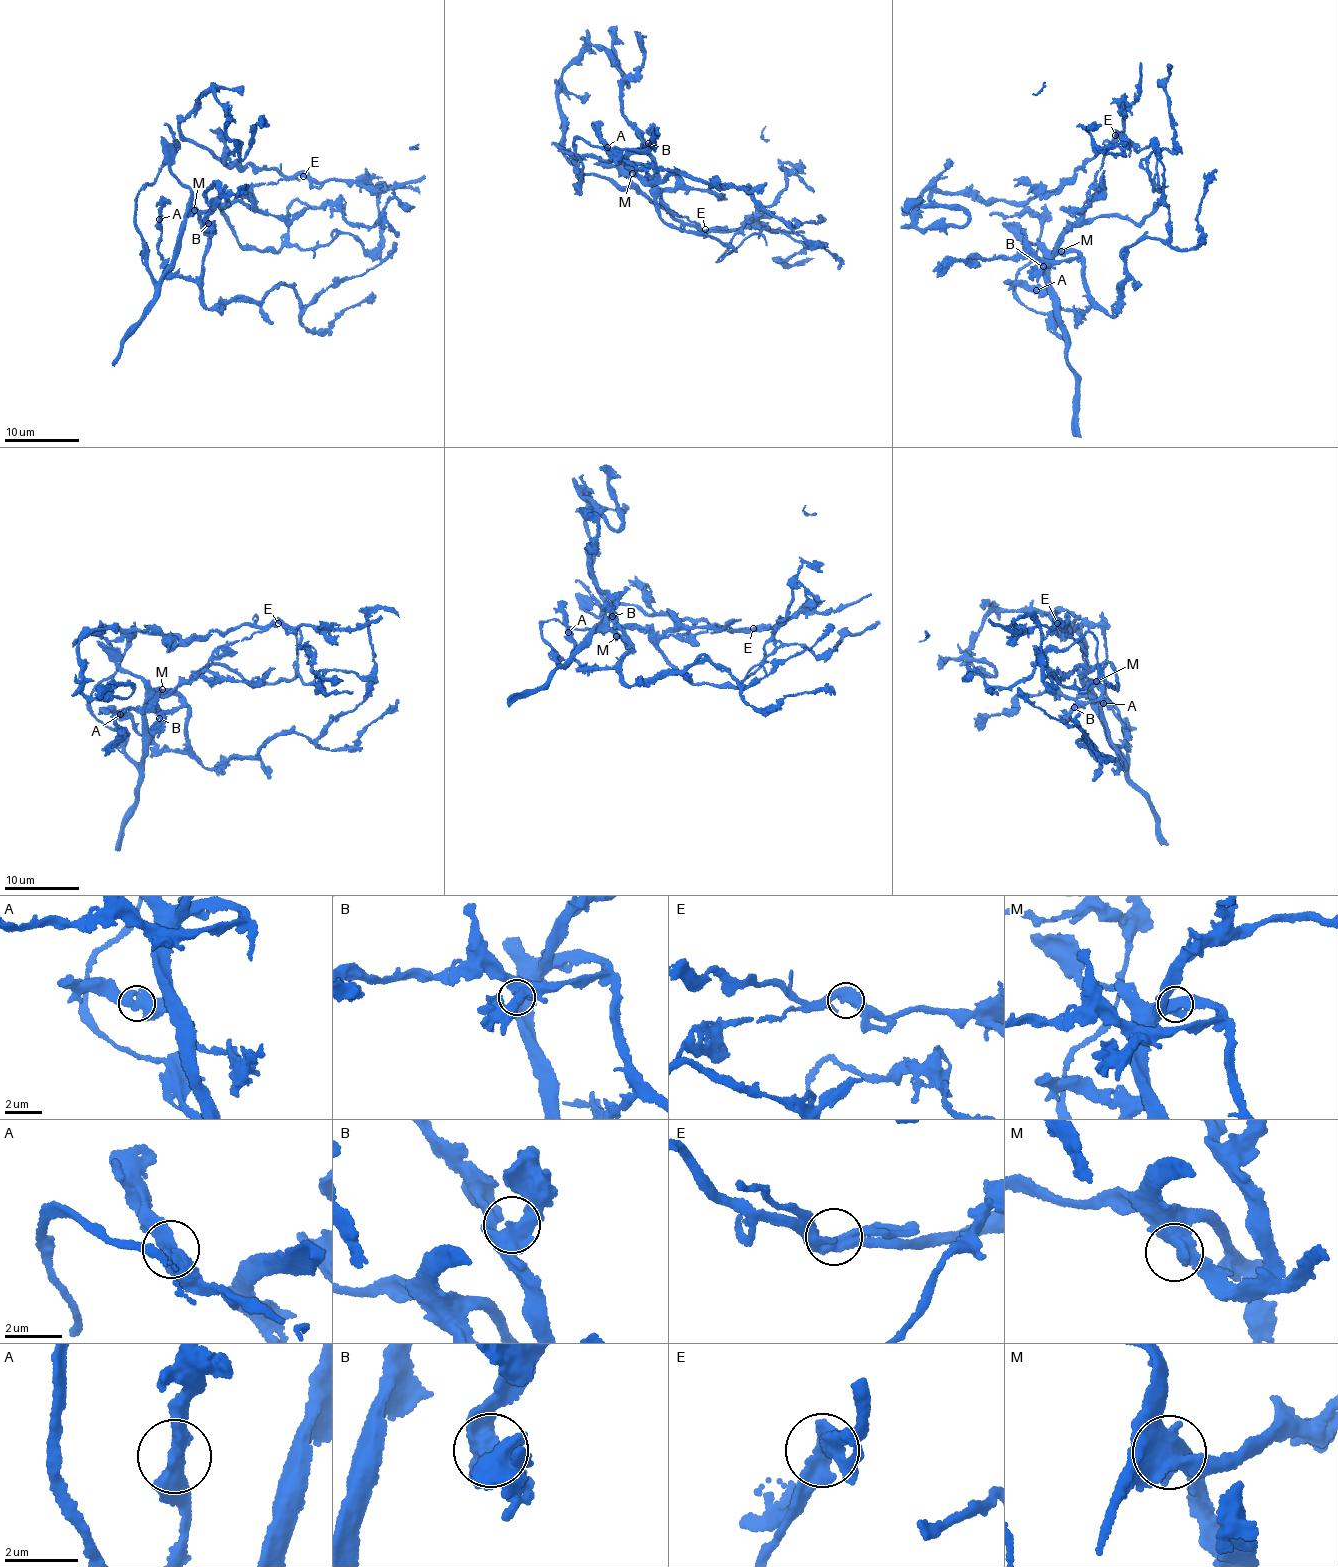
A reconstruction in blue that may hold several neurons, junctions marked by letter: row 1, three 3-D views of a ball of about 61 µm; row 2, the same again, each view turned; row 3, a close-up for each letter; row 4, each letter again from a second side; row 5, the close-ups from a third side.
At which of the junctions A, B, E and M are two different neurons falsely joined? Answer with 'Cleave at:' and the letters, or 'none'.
Cleave at: E

